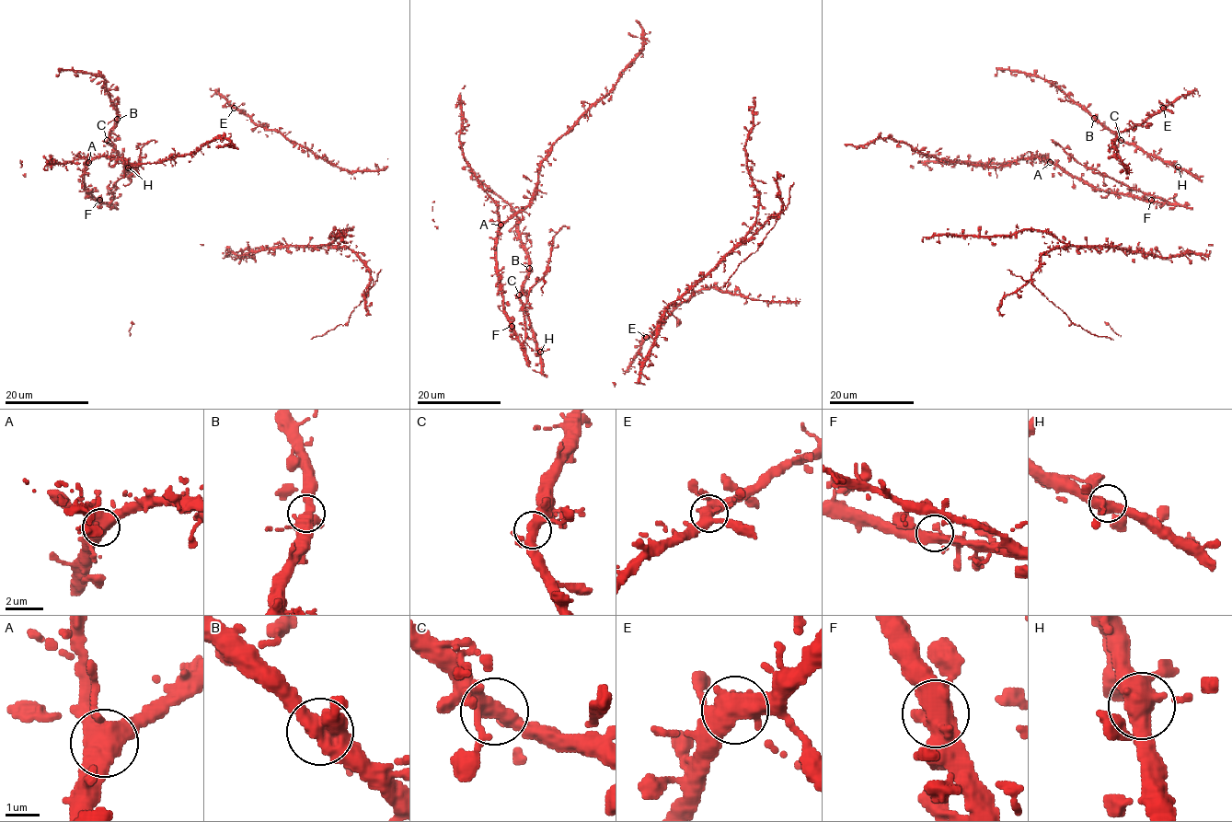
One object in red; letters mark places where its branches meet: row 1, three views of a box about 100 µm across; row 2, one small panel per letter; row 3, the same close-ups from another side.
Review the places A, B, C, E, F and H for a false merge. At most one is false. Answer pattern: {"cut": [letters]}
{"cut": []}

